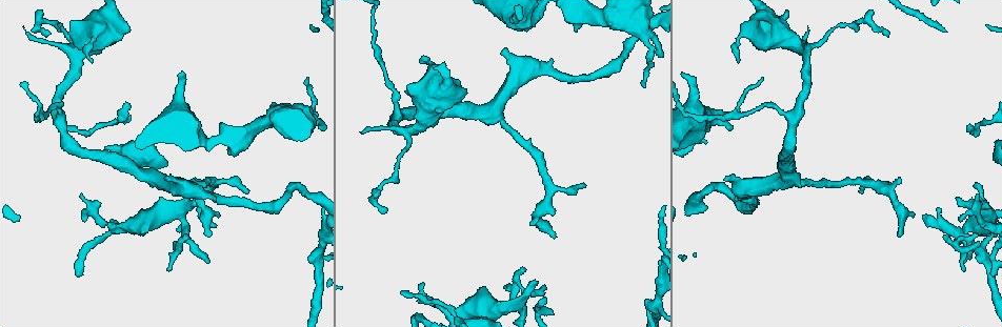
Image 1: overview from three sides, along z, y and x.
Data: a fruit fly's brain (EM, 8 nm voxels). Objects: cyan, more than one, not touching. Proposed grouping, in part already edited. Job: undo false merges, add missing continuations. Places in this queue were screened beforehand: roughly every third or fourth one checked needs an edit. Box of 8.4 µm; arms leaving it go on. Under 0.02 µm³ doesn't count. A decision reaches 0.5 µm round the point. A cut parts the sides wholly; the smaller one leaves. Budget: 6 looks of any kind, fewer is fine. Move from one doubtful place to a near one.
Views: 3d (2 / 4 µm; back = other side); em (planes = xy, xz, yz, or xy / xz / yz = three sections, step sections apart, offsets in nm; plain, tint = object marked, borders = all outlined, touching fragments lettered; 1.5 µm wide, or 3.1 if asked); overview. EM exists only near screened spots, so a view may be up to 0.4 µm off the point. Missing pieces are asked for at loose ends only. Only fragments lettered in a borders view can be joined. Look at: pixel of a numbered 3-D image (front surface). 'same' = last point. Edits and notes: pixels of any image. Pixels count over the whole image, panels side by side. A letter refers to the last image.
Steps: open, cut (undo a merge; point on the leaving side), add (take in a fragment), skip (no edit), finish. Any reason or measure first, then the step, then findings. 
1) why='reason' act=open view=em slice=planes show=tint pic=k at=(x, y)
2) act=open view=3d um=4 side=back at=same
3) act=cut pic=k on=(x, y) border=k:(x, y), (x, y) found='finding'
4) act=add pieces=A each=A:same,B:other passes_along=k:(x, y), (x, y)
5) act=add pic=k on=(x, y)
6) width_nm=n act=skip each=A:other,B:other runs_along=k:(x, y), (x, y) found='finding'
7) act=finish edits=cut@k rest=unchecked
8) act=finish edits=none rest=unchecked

why='free end' act=open view=em slice=planes show=borders pic=1 at=(415, 316)

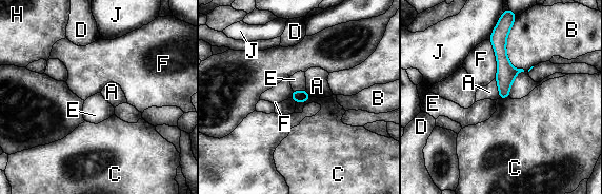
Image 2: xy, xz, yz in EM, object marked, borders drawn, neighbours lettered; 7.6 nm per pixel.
longest_contact=B:440nm act=skip each=A:other,B:other,C:other,D:other,E:other,F:other,H:other,J:other border=2:(489, 39), (496, 58), (495, 78) found='no lettered fragment goes on from it'

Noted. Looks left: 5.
why='free end' act=open view=em slice=xy step=8 show=tint pic=1 at=(537, 281)

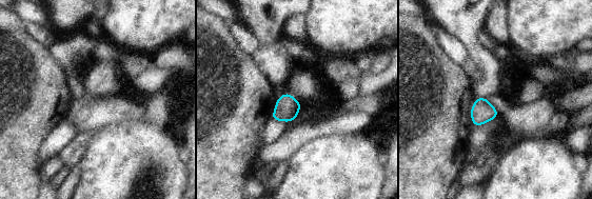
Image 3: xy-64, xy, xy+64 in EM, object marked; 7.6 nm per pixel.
act=open view=em slice=planes show=borders at=same

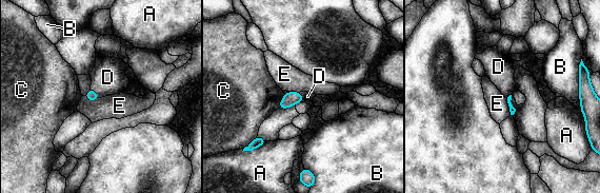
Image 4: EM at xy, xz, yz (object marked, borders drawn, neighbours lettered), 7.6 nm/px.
longest_contact=E:130nm act=add pieces=D each=A:other,B:other,C:other,D:same,E:other passes_along=4:(91, 95), (95, 92), (107, 77) found='the neuron continues'

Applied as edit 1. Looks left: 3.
why='branch stops here' act=open view=em slice=yz step=4 show=borders pic=1 at=(418, 301)

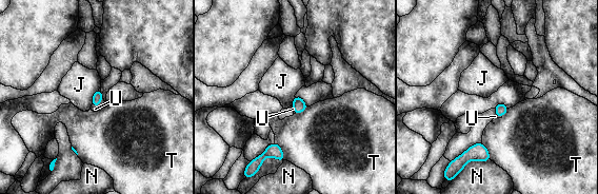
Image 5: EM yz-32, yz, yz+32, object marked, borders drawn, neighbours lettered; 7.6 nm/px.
act=open view=em slice=planes show=borders at=same

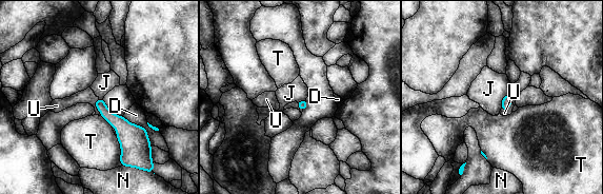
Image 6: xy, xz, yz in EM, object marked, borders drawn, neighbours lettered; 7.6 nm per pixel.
longest_contact=D:320nm act=add pieces=U each=D:other,J:other,N:other,T:other,U:same found='it goes on there'

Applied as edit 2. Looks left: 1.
act=finish edits=add@4,add@6 rest=unchecked

